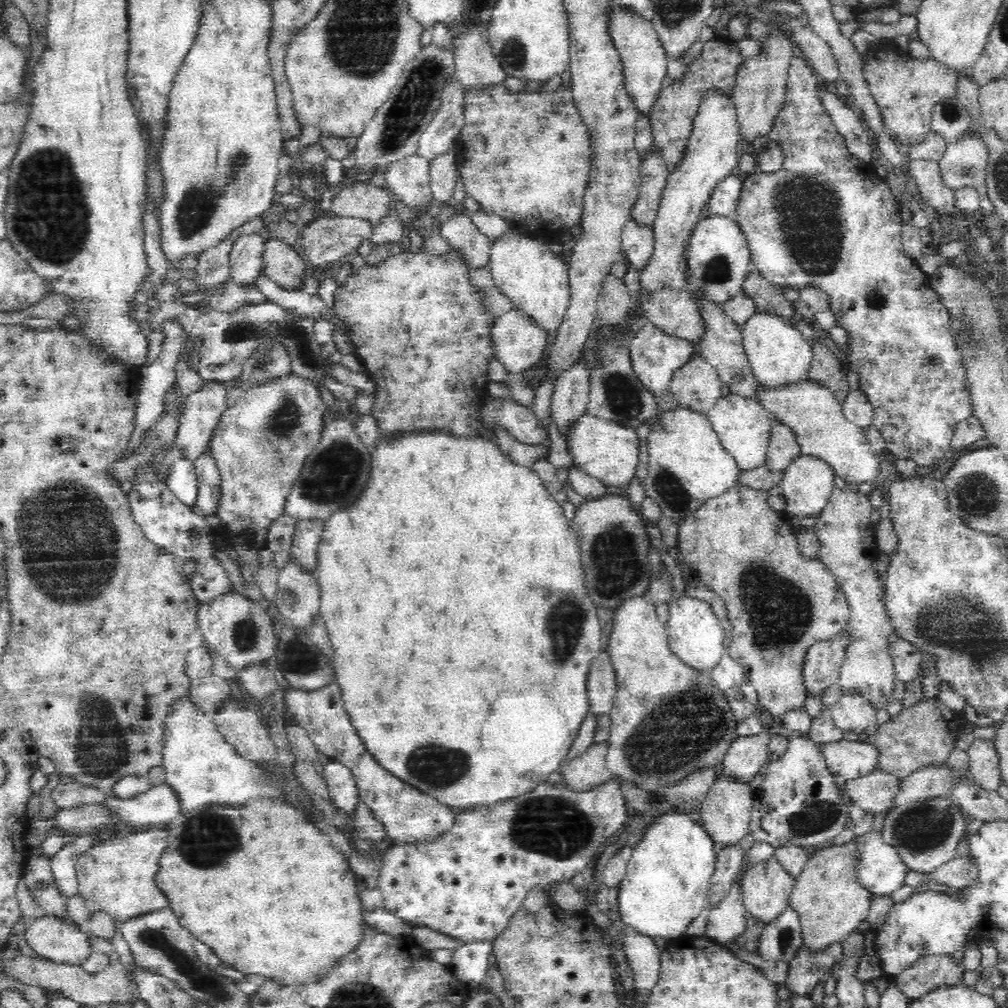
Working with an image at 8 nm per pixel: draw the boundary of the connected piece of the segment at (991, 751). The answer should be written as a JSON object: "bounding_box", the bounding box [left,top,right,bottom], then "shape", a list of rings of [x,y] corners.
{"bounding_box":[967,738,1001,791],"shape":[[[974,738],[967,750],[973,782],[996,791],[1001,785],[999,754],[995,739]]]}

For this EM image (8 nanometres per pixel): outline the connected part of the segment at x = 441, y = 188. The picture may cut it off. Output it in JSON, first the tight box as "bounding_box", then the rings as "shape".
{"bounding_box":[428,148,459,203],"shape":[[[454,148],[428,159],[428,185],[431,200],[442,203],[452,197],[458,180],[459,162]]]}

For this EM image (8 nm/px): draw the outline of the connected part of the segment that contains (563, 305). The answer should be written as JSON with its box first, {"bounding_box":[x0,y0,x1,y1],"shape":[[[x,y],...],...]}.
{"bounding_box":[487,226,571,332],"shape":[[[510,226],[498,238],[492,238],[487,265],[496,286],[512,299],[513,306],[519,306],[540,326],[554,332],[562,322],[571,296],[568,265],[542,238],[532,238],[530,234]]]}

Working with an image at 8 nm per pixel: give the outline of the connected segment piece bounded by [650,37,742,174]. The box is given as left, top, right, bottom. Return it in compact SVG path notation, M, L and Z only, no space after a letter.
M716 37L706 41L700 54L688 64L685 79L681 83L676 83L674 86L663 88L660 91L650 121L654 139L653 150L658 151L668 174L672 174L683 161L694 114L698 110L702 94L713 87L722 92L732 93L740 60L742 60L742 56L732 45L731 40Z

